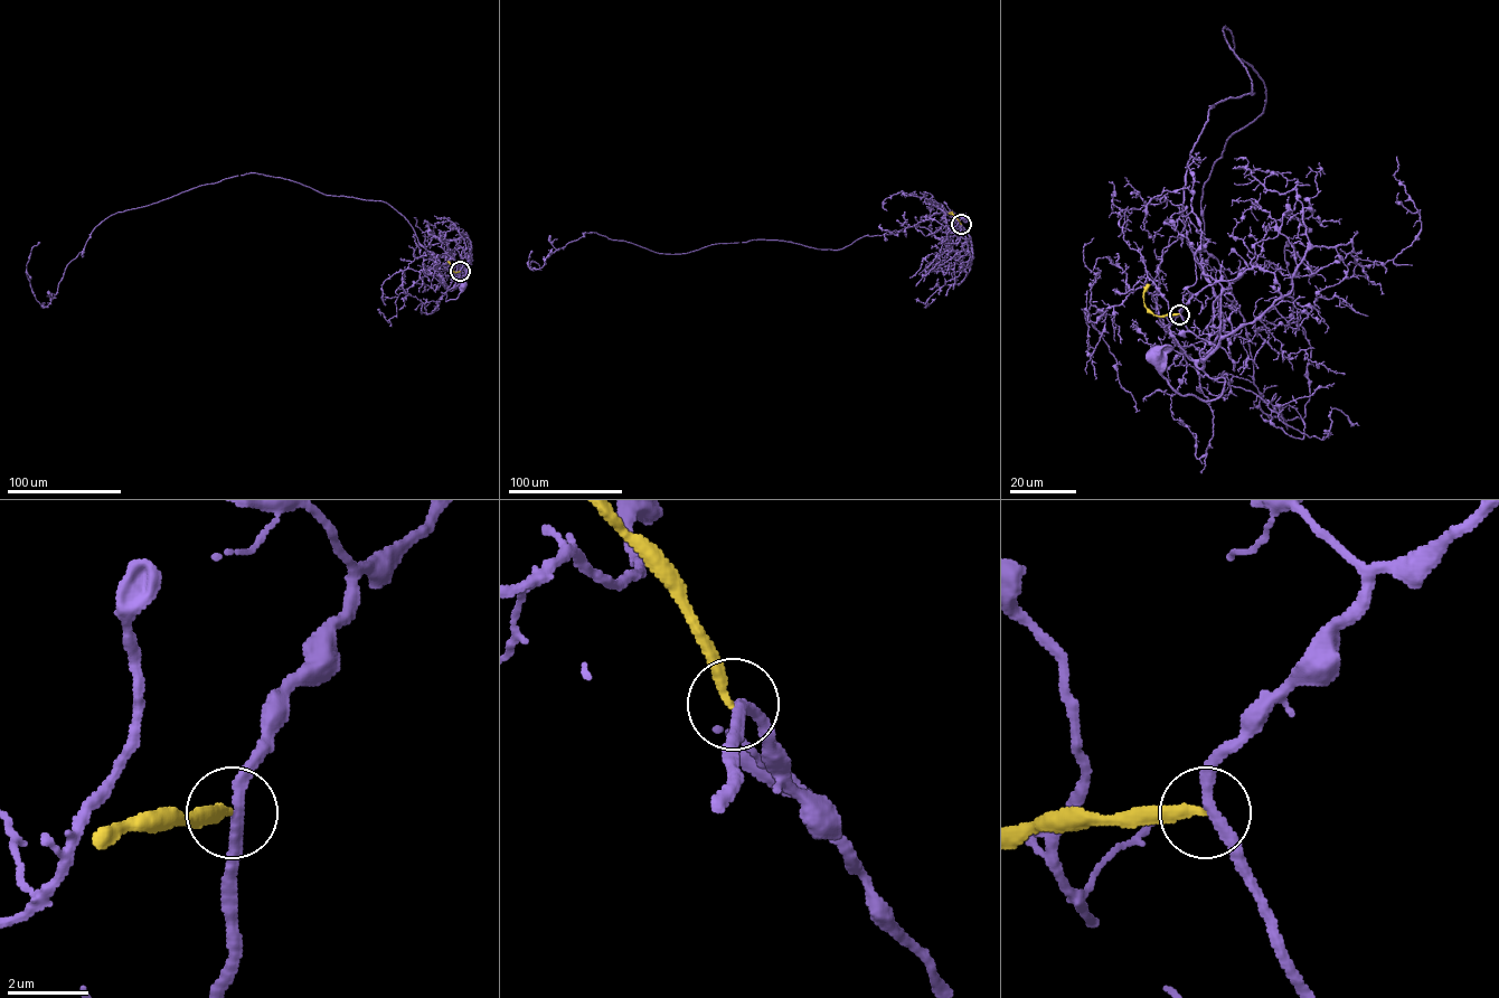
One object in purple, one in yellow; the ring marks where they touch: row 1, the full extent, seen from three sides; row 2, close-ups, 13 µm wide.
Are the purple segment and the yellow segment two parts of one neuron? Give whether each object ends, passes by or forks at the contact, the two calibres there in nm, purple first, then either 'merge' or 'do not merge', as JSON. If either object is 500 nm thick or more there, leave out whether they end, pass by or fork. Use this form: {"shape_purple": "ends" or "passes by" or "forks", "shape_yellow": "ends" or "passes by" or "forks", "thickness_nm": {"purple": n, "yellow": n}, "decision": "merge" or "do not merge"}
{"shape_purple": "passes by", "shape_yellow": "ends", "thickness_nm": {"purple": 280, "yellow": 240}, "decision": "do not merge"}

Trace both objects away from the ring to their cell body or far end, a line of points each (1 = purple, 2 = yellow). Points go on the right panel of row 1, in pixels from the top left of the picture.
1: (1179, 313), (1219, 284), (1219, 344), (1203, 370), (1224, 378), (1223, 393), (1180, 395), (1157, 355)
2: (1179, 314), (1156, 316), (1150, 312), (1143, 302), (1147, 285)

